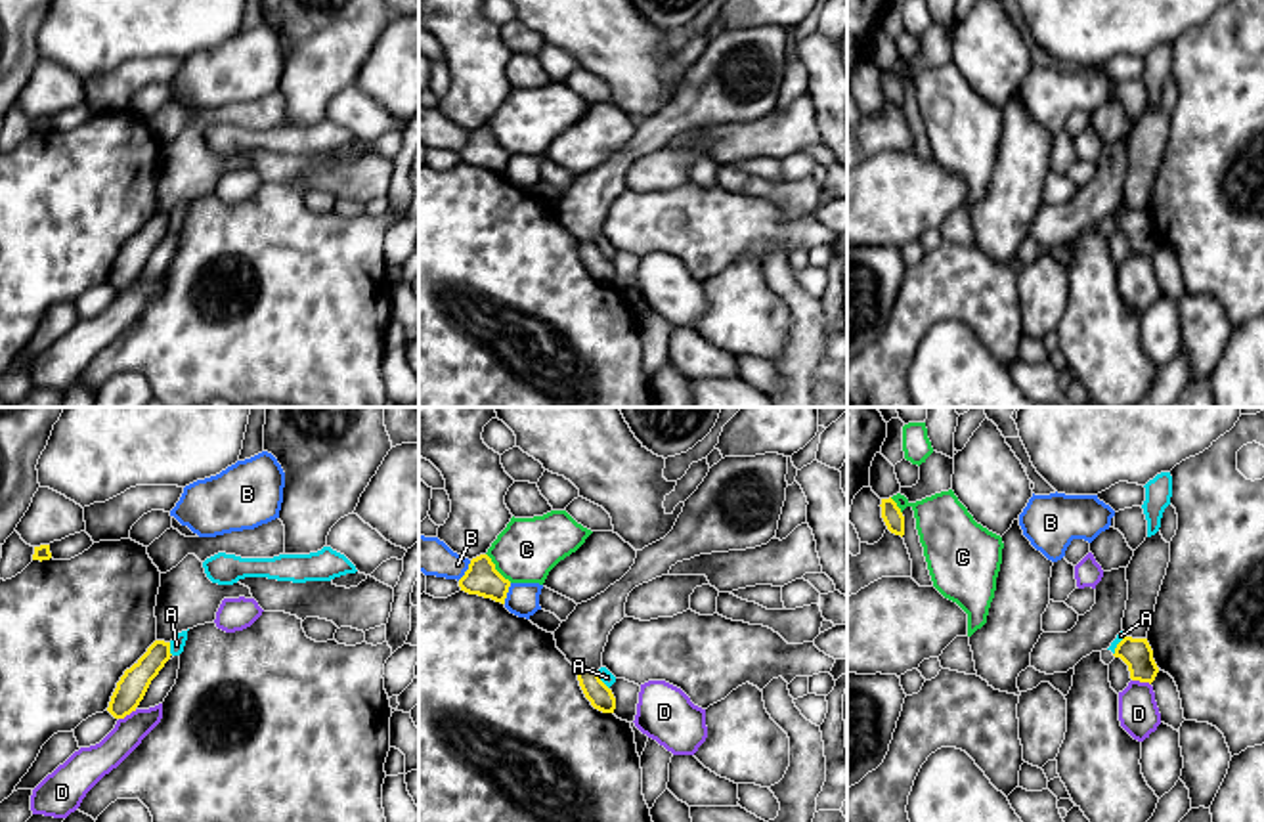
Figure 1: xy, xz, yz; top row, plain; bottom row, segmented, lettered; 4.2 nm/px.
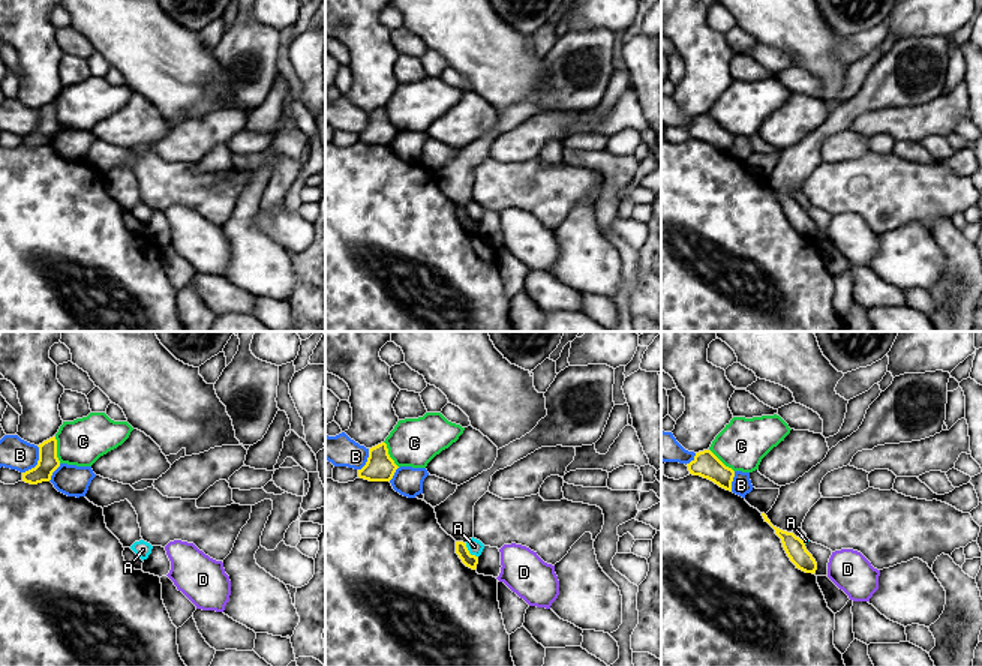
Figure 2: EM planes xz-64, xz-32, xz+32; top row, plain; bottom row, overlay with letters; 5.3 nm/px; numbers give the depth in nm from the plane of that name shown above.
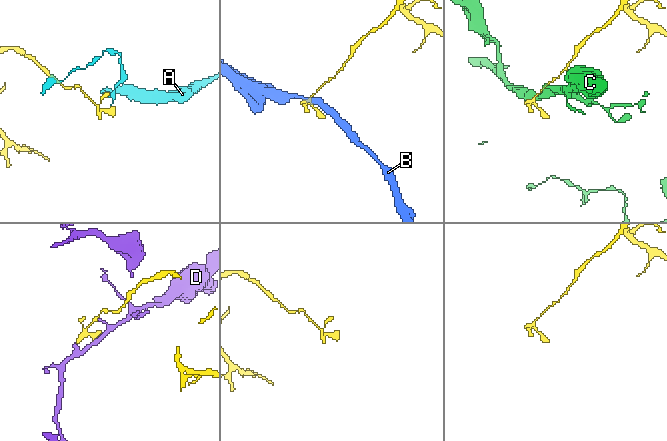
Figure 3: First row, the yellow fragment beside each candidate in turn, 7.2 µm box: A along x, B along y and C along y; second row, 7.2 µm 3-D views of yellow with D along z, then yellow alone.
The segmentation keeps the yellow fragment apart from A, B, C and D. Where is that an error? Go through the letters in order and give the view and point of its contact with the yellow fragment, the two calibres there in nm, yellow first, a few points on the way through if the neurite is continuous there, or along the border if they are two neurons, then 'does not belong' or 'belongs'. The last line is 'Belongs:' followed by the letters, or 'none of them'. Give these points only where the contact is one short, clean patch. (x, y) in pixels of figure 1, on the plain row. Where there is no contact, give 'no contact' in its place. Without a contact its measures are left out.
A: meets yellow in xz at (601, 253); 100 nm thick on the yellow side, 60 nm on the other; border along xz (597, 243), (609, 260); does not belong
B: meets yellow in xz at (467, 142); 140 nm thick on the yellow side, 160 nm on the other; border along xz (471, 132), (457, 151); does not belong
C: meets yellow in xz at (494, 140); 140 nm thick on the yellow side, 260 nm on the other; does not belong
D: meets yellow in yz at (1142, 253); 130 nm thick on the yellow side, 170 nm on the other; does not belong
Belongs: none of them

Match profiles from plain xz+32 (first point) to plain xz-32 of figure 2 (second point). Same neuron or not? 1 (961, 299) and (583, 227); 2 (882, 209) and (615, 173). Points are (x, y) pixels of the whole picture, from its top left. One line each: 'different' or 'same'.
1: different
2: different

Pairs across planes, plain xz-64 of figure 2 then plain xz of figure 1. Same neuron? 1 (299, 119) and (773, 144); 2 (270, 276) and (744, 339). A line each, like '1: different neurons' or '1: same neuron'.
1: same neuron
2: same neuron

